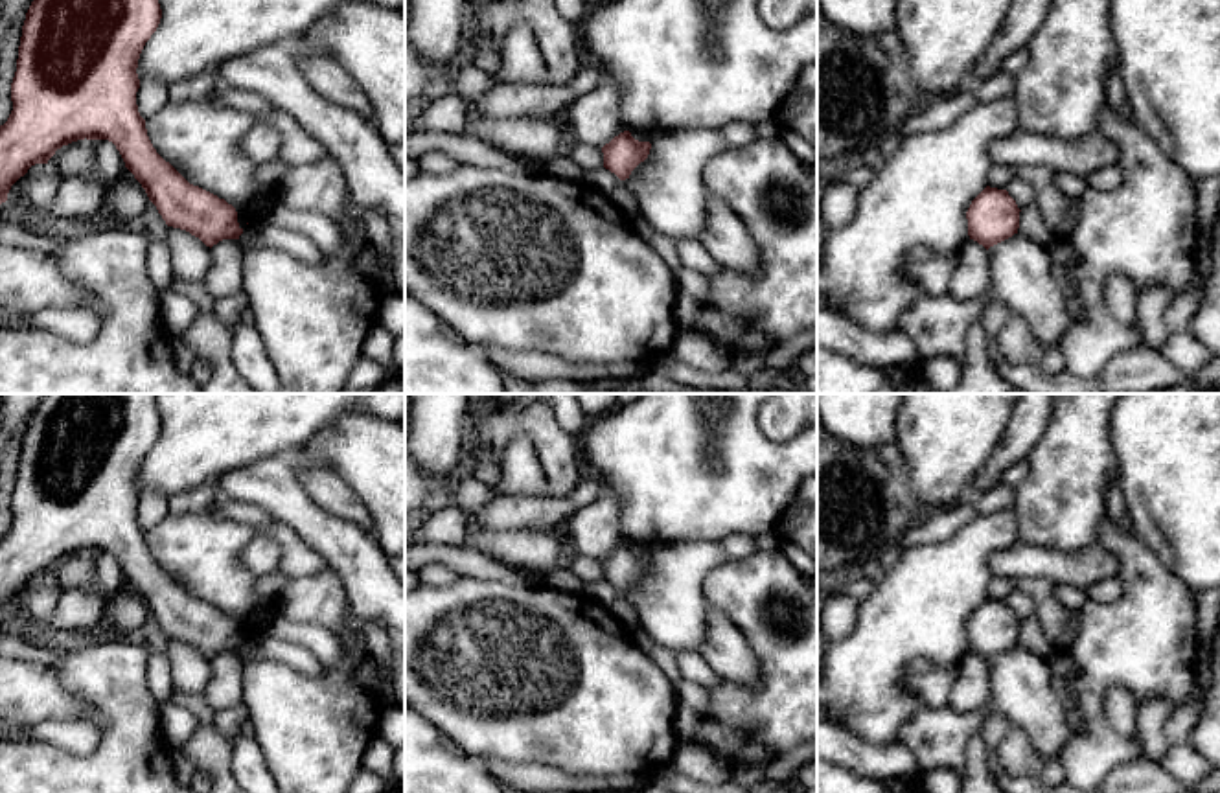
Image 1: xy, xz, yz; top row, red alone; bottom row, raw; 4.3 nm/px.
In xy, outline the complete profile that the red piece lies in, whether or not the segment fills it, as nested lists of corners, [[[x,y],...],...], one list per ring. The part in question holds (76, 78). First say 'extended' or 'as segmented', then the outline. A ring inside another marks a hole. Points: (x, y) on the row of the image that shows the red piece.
as segmented; [[[33,0],[22,26],[13,110],[0,125],[0,204],[11,186],[35,164],[77,140],[109,140],[145,190],[167,226],[199,237],[206,247],[239,239],[237,212],[217,195],[190,184],[153,147],[138,112],[140,53],[162,18],[158,0]]]

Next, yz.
as segmented; [[[986,186],[966,212],[970,239],[988,250],[1012,237],[1019,228],[1019,212],[1007,190]]]

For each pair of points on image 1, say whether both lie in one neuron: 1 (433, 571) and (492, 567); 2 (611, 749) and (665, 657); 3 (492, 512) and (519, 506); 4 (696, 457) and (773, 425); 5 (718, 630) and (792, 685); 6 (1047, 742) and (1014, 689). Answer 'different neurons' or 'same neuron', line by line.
1: different neurons
2: different neurons
3: same neuron
4: different neurons
5: different neurons
6: same neuron

